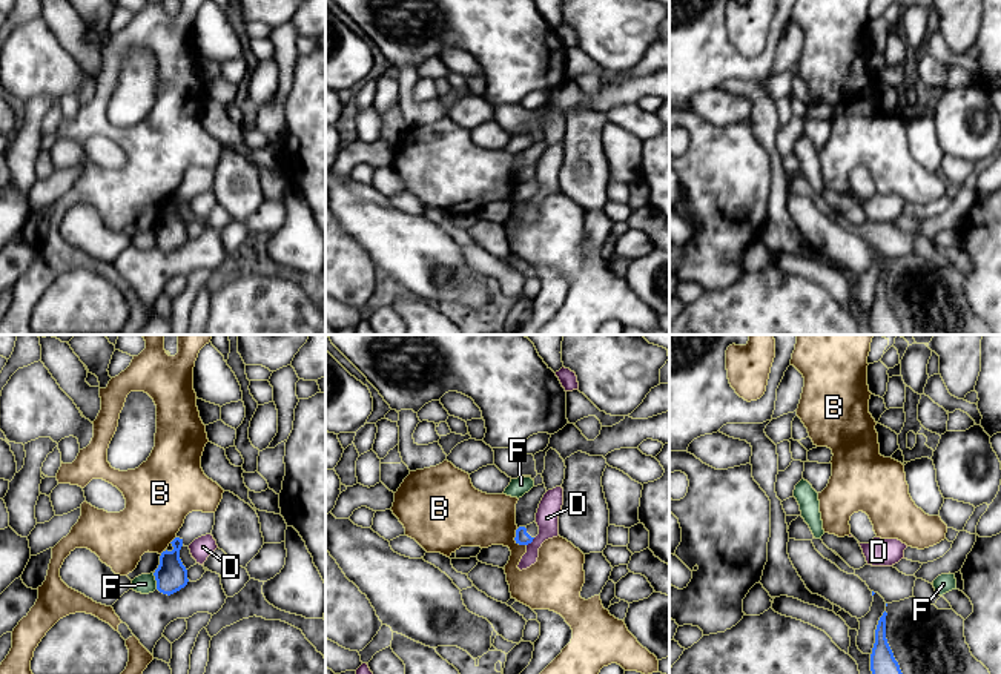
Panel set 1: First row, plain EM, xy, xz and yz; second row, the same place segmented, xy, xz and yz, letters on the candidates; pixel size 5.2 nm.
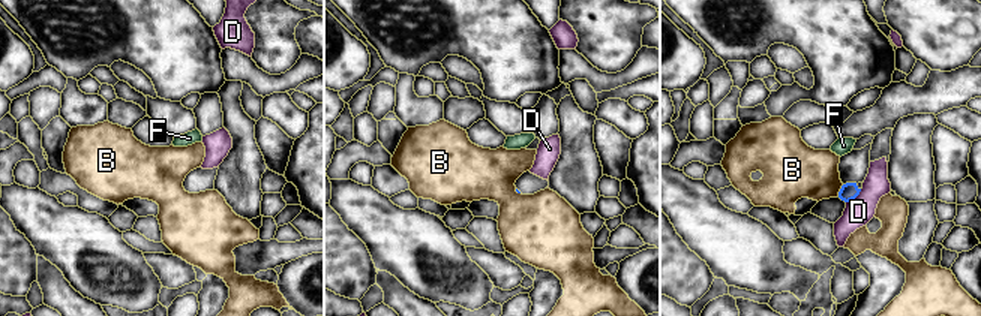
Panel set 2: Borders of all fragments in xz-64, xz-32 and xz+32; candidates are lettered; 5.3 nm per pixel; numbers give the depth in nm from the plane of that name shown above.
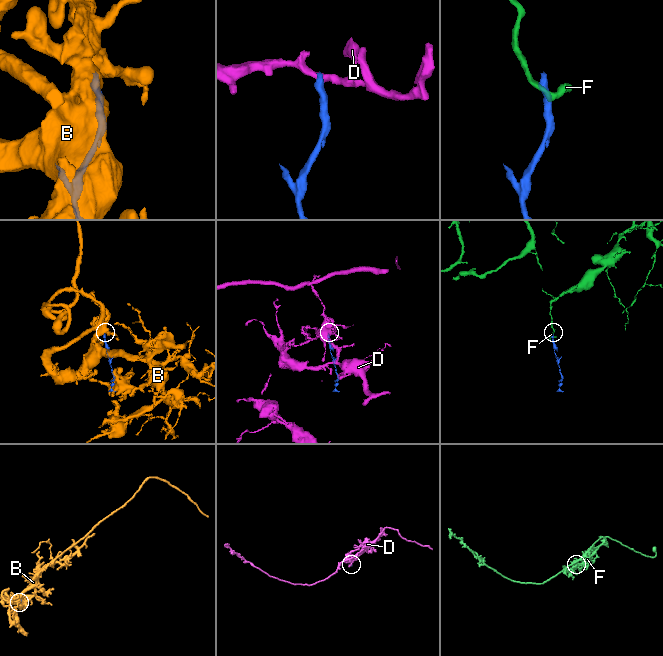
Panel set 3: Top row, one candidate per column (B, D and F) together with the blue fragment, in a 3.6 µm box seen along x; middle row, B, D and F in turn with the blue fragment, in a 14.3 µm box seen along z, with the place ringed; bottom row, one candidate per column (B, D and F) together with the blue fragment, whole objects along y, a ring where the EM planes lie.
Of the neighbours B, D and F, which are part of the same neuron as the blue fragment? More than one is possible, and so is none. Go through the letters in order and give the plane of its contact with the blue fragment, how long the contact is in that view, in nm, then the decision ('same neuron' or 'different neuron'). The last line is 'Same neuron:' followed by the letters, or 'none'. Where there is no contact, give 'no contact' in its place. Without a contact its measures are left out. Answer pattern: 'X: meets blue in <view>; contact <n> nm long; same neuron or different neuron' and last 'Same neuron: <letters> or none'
B: meets blue in xz; contact 110 nm long; different neuron
D: meets blue in xz; contact 60 nm long; different neuron
F: meets blue in xy; contact 90 nm long; different neuron
Same neuron: none

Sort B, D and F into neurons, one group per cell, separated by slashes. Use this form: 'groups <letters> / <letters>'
groups B / D / F

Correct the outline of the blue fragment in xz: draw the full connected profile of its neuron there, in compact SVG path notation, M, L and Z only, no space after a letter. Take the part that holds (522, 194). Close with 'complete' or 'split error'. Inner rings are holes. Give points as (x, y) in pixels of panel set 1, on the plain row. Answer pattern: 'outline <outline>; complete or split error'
outline M536 178L527 181L527 183L519 183L516 186L516 200L519 201L528 201L533 198L533 195L539 190L539 183Z; split error

